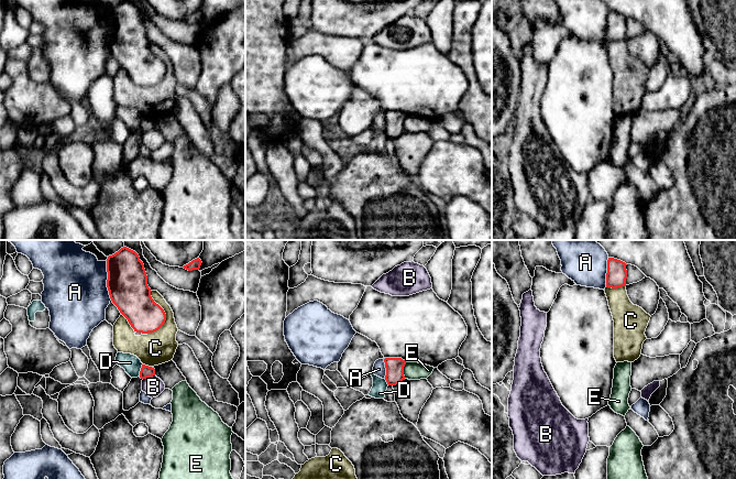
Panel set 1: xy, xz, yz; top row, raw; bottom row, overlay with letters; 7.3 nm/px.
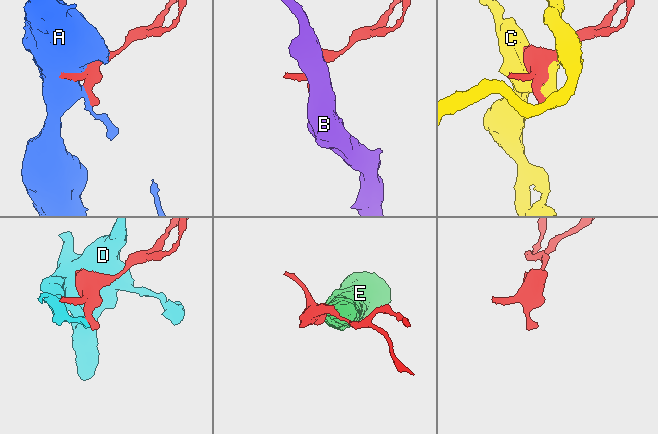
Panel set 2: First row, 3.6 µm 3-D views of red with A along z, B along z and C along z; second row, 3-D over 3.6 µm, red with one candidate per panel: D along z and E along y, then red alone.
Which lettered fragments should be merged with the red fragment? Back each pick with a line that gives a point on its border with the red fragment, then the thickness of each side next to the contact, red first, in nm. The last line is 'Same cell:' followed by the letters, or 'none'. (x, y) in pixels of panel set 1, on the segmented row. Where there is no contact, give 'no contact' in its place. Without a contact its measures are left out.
Same cell: none

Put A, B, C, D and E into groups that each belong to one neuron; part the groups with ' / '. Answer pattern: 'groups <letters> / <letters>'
groups A / B / C / D / E

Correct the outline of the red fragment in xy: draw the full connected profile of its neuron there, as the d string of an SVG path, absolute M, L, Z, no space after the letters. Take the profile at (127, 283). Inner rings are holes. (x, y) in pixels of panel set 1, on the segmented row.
M127 248L107 259L107 287L112 303L136 333L158 330L166 320L164 309L154 302L147 275L139 254Z

